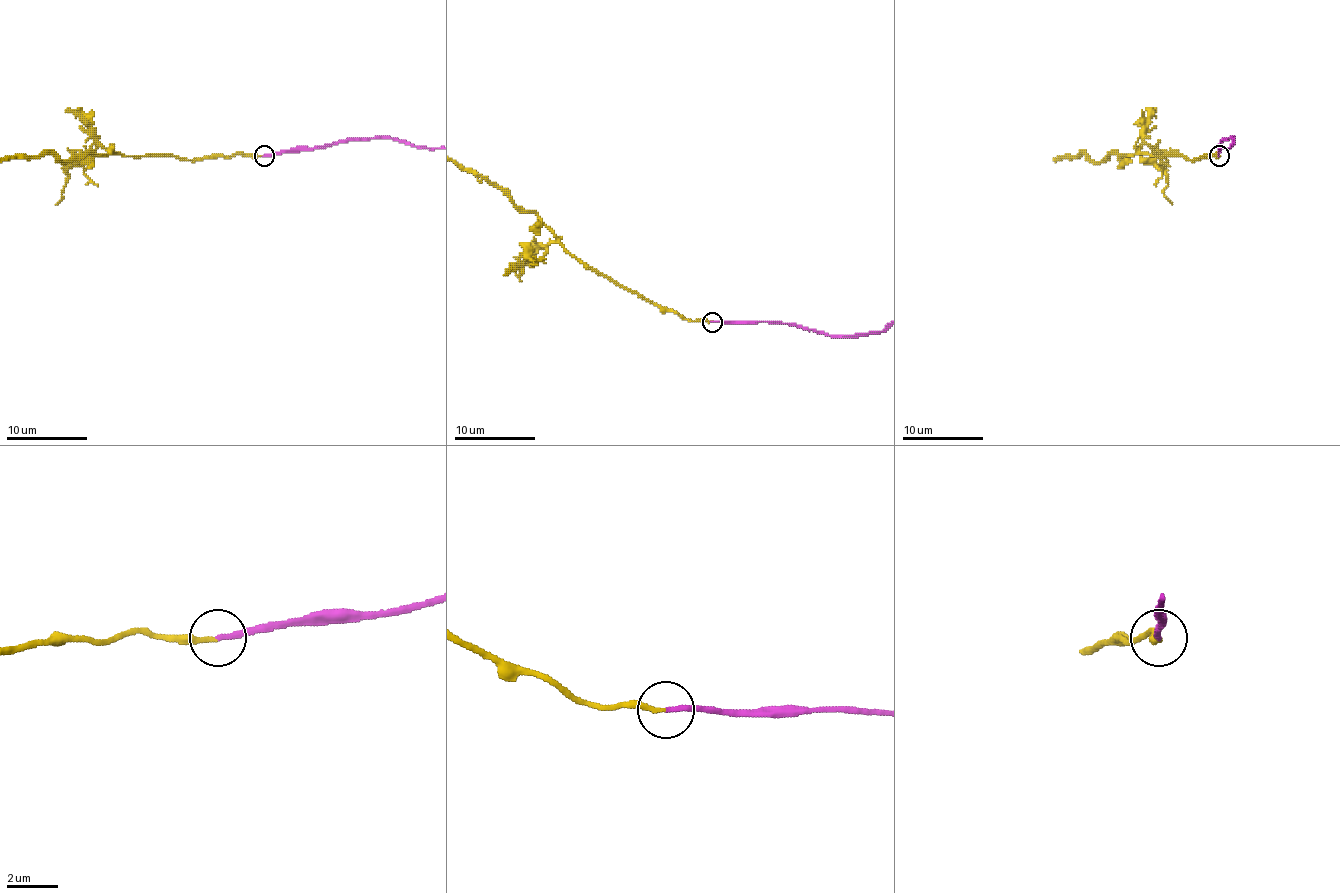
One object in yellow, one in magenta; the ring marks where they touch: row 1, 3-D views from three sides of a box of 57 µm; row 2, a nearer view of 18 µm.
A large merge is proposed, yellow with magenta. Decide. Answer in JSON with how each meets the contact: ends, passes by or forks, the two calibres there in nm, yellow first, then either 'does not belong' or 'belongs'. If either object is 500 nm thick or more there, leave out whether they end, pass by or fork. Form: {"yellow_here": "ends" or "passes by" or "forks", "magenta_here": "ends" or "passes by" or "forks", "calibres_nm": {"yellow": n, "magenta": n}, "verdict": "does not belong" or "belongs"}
{"yellow_here": "ends", "magenta_here": "ends", "calibres_nm": {"yellow": 190, "magenta": 200}, "verdict": "belongs"}

